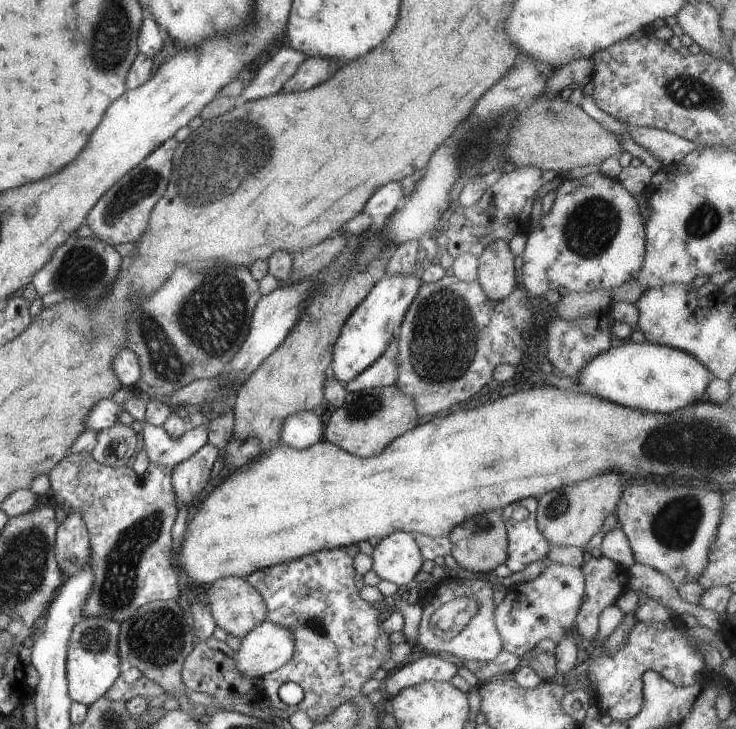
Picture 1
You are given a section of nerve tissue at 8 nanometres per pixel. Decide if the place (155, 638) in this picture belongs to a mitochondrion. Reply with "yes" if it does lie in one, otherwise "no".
yes

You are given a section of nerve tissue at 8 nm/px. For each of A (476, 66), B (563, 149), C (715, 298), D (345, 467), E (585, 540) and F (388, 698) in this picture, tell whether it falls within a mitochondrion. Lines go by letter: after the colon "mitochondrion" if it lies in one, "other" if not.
A: other
B: other
C: other
D: other
E: other
F: other

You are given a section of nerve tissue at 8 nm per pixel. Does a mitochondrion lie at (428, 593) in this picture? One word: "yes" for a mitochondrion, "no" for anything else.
no

